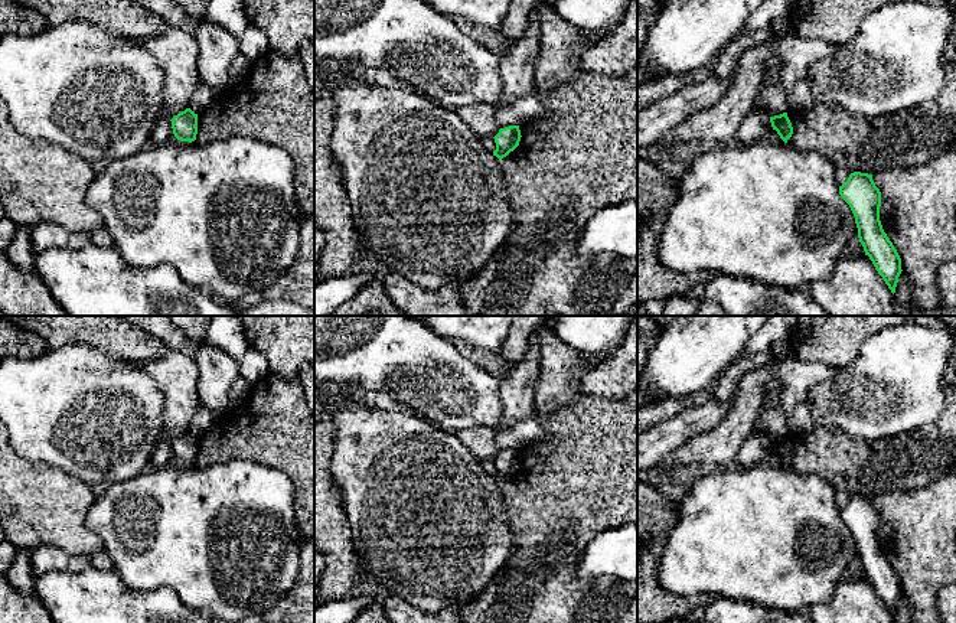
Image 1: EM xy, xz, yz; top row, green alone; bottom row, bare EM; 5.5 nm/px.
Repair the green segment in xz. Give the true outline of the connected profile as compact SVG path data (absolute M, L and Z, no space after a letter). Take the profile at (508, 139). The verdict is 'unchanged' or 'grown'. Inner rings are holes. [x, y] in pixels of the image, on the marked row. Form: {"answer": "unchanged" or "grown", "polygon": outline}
{"answer": "unchanged", "polygon": "M519 125L500 128L499 133L493 137L496 143L496 150L493 154L502 160L519 146L521 137Z"}

